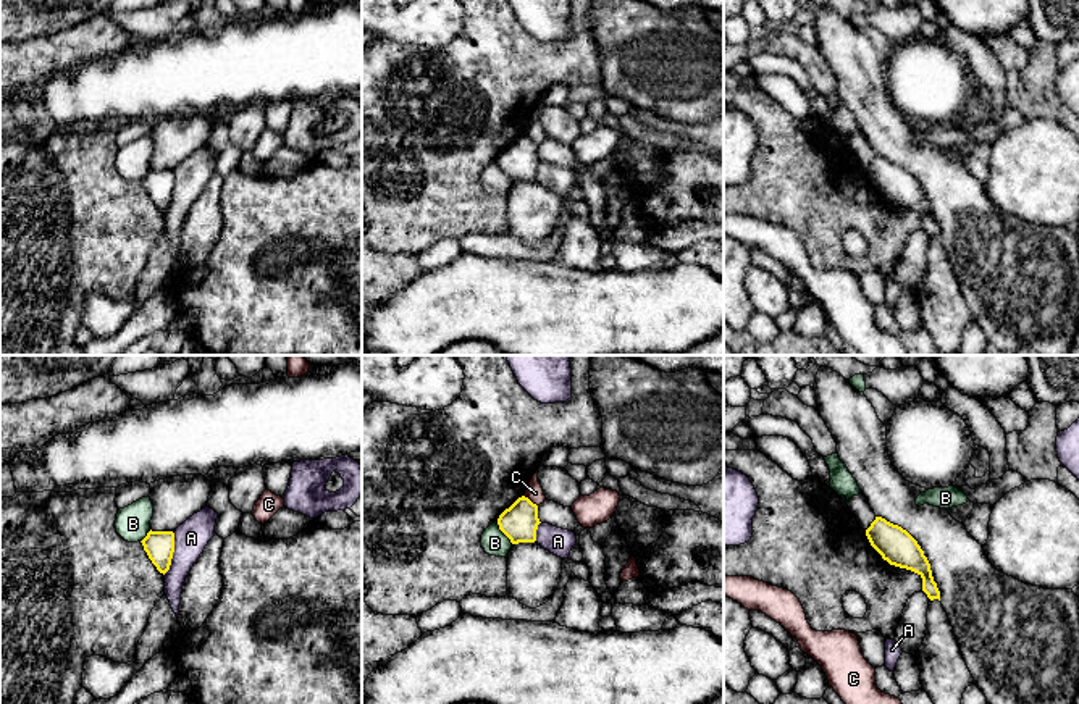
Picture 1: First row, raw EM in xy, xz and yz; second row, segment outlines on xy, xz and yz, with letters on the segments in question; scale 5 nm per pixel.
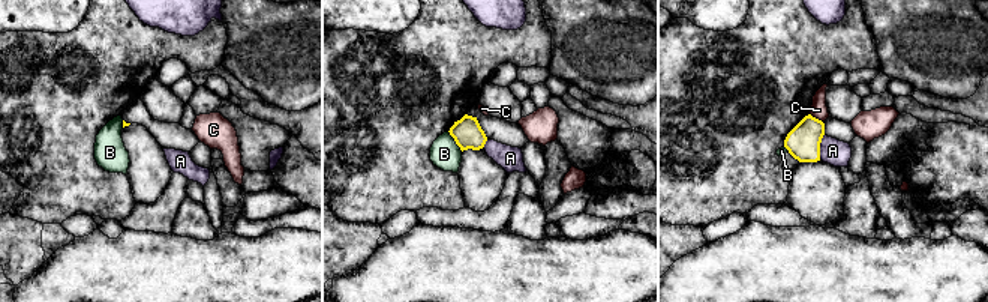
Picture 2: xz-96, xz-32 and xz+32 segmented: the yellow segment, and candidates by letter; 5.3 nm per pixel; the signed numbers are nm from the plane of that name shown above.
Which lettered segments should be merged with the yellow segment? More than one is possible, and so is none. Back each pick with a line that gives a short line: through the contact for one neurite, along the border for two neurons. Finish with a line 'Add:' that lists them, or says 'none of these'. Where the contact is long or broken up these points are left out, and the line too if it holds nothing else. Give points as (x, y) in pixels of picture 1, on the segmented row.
Add: none of these

